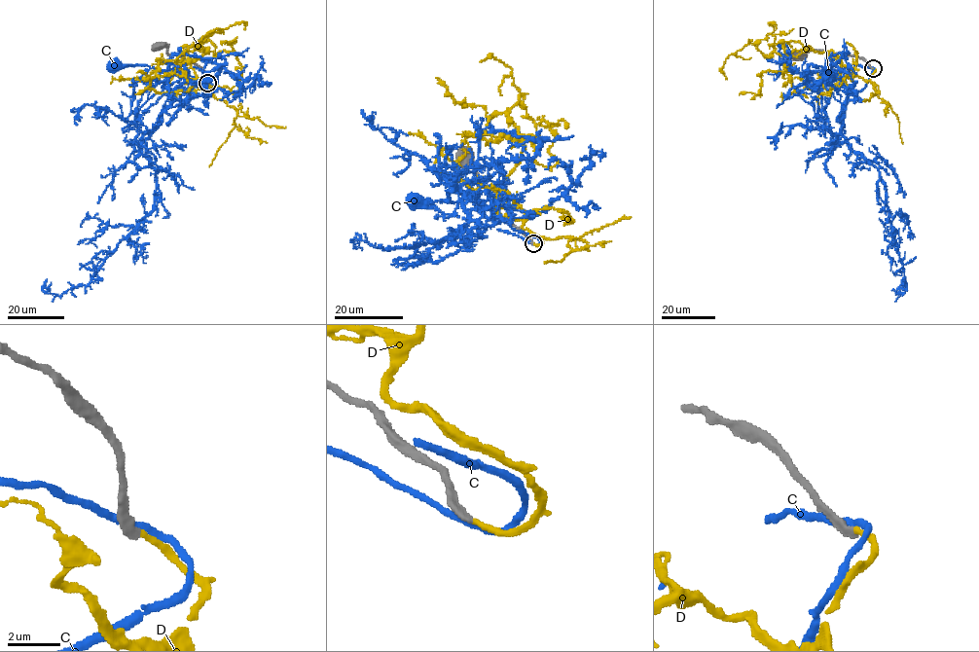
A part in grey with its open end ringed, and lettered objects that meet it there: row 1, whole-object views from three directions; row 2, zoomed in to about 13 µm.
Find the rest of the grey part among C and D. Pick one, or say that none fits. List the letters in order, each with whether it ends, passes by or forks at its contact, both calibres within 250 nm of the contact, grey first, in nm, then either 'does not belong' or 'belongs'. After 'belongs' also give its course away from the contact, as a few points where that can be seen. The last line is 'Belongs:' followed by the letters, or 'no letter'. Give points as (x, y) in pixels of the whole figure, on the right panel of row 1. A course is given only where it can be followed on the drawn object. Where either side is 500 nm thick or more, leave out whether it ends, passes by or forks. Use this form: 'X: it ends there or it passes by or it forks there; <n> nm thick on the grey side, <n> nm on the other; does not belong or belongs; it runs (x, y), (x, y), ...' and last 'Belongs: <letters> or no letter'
C: it passes by; 400 nm thick on the grey side, 240 nm on the other; does not belong
D: it ends there; 320 nm thick on the grey side, 200 nm on the other; belongs; it runs (873, 68), (866, 81), (826, 52), (793, 51), (783, 72), (758, 75), (760, 95), (739, 95)
Belongs: D

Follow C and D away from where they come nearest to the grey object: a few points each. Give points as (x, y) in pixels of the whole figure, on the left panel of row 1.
C: (206, 82), (179, 70), (129, 64), (115, 66)
D: (208, 83), (213, 92), (179, 68), (185, 51), (203, 48), (192, 60), (162, 59), (150, 79), (136, 72)

